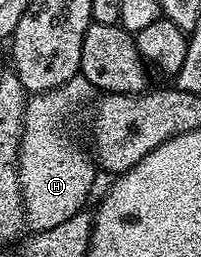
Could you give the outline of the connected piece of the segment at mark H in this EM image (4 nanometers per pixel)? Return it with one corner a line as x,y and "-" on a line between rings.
78,74
55,90
28,97
17,169
25,203
25,222
33,232
59,226
59,222
67,222
67,218
86,207
85,199
97,180
99,168
88,151
81,152
80,146
73,144
72,138
61,129
61,123
72,108
87,103
94,92
95,89

